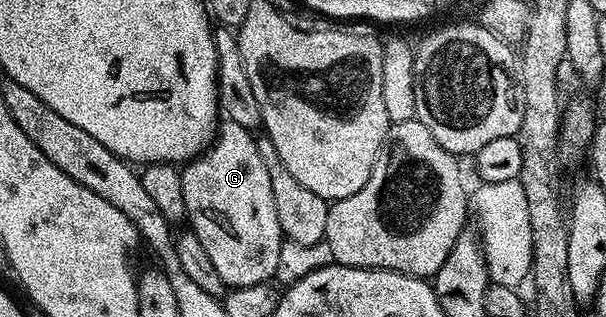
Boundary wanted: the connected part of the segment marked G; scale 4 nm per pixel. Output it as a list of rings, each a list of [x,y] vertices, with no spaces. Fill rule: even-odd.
[[[224,120],[220,124],[214,141],[203,150],[200,156],[186,162],[181,169],[181,192],[185,195],[185,218],[190,232],[201,239],[201,247],[213,259],[217,275],[231,289],[253,287],[272,280],[279,269],[279,260],[283,257],[285,238],[281,223],[277,223],[277,207],[273,207],[273,187],[269,183],[269,167],[257,151],[256,134],[241,127],[241,123]]]

